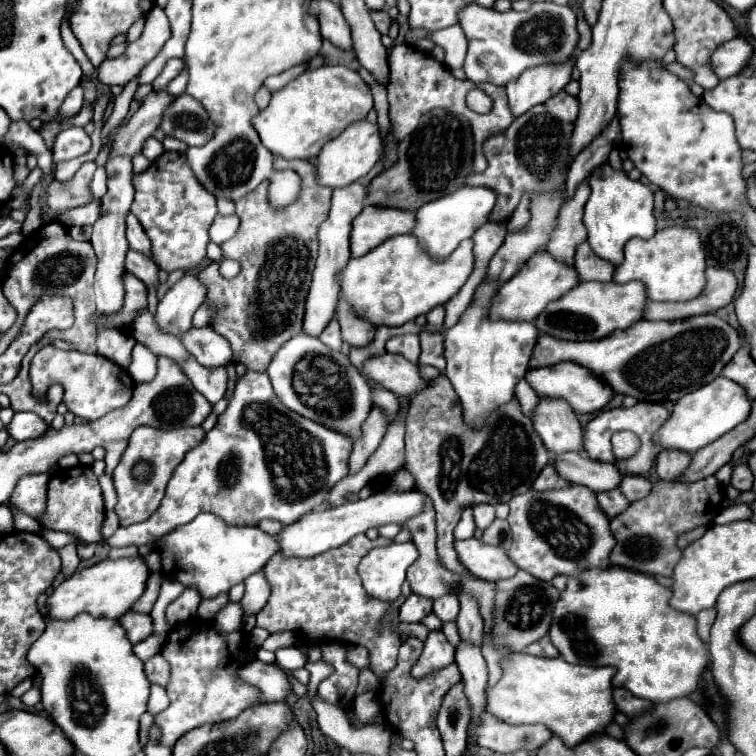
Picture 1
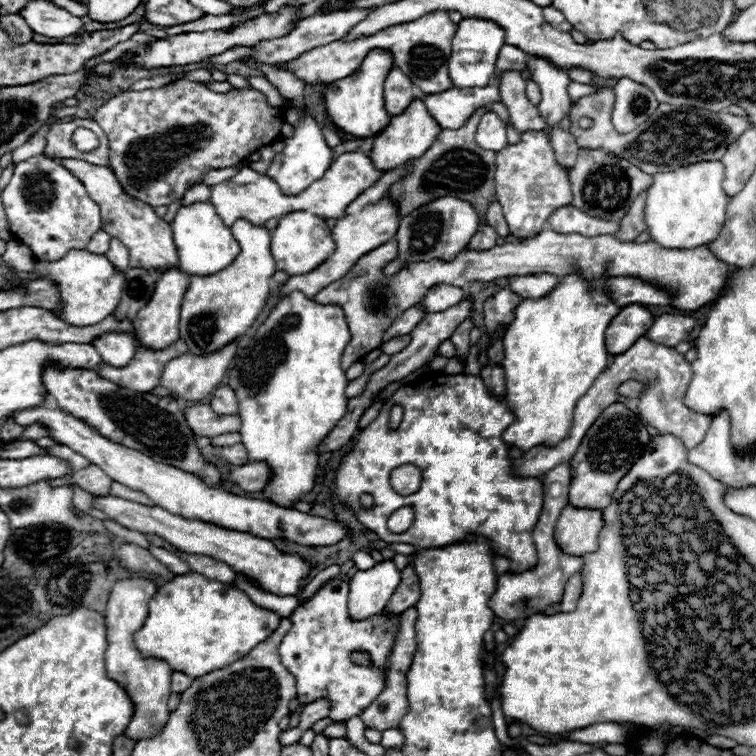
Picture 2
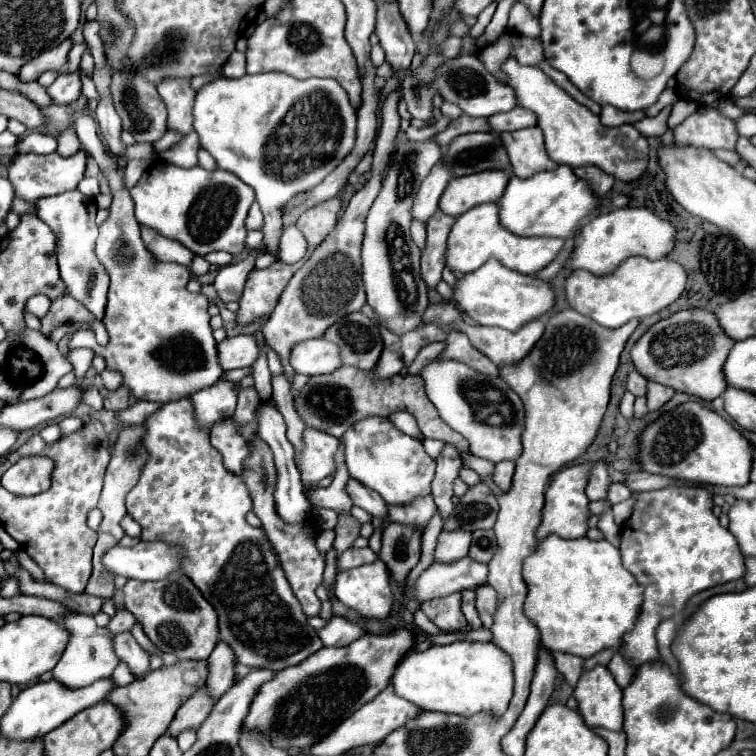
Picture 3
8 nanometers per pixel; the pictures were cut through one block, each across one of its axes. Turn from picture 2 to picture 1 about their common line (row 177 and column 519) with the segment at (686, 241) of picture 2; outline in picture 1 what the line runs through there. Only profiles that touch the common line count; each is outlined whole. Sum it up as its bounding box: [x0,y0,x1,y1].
[488,654,616,748]

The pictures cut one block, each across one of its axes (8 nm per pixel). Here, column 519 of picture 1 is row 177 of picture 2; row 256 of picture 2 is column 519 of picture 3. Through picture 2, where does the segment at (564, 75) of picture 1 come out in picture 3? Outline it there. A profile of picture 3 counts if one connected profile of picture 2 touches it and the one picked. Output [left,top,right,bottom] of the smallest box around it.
[500,126,558,178]

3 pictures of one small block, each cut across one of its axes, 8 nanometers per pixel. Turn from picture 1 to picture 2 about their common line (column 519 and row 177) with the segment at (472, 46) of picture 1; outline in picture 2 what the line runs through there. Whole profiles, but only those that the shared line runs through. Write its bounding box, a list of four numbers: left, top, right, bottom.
[2,156,102,260]

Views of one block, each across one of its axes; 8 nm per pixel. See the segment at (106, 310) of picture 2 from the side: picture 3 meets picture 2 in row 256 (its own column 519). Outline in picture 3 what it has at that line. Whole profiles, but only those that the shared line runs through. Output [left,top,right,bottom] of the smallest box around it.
[504,58,648,182]

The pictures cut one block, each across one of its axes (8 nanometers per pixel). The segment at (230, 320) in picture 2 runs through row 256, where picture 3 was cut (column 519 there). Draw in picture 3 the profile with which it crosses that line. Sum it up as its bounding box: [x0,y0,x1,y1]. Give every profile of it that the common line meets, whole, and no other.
[446,202,564,274]

